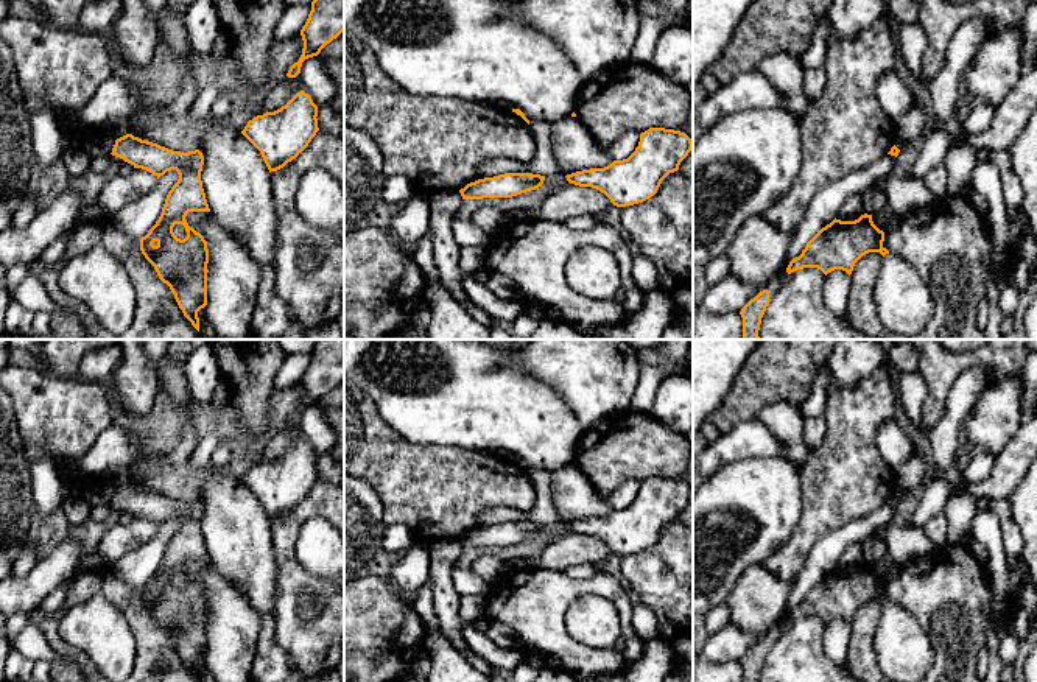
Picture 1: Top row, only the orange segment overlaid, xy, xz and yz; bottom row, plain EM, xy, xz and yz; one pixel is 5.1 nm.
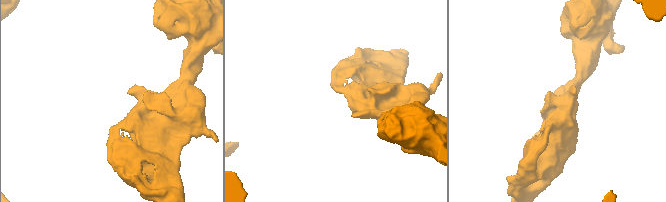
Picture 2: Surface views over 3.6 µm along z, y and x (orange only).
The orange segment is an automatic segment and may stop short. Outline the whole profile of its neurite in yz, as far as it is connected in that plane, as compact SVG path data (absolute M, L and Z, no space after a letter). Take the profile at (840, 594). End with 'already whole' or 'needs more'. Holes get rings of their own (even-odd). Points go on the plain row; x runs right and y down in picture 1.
M864 562L855 570L835 567L807 592L799 606L789 610L786 621L817 617L825 624L835 618L842 618L850 624L863 604L880 601L884 606L889 603L883 590L884 581L874 573L872 564Z; already whole

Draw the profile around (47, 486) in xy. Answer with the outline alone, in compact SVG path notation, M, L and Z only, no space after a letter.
M39 458L30 462L33 478L34 506L44 519L53 515L62 504L64 483L56 464L50 458Z

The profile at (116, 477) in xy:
M111 467L111 469L106 469L101 475L101 478L106 480L115 489L126 483L131 483L132 476L134 476L134 472L132 469L128 469L128 467Z

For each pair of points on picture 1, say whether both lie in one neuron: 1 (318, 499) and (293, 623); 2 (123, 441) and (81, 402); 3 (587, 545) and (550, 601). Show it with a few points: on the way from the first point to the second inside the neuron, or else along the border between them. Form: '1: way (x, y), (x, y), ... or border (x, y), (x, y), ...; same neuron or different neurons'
1: way (287, 528), (287, 592); same neuron
2: border (111, 425), (98, 436), (86, 455); different neurons
3: border (539, 567), (562, 572); different neurons

